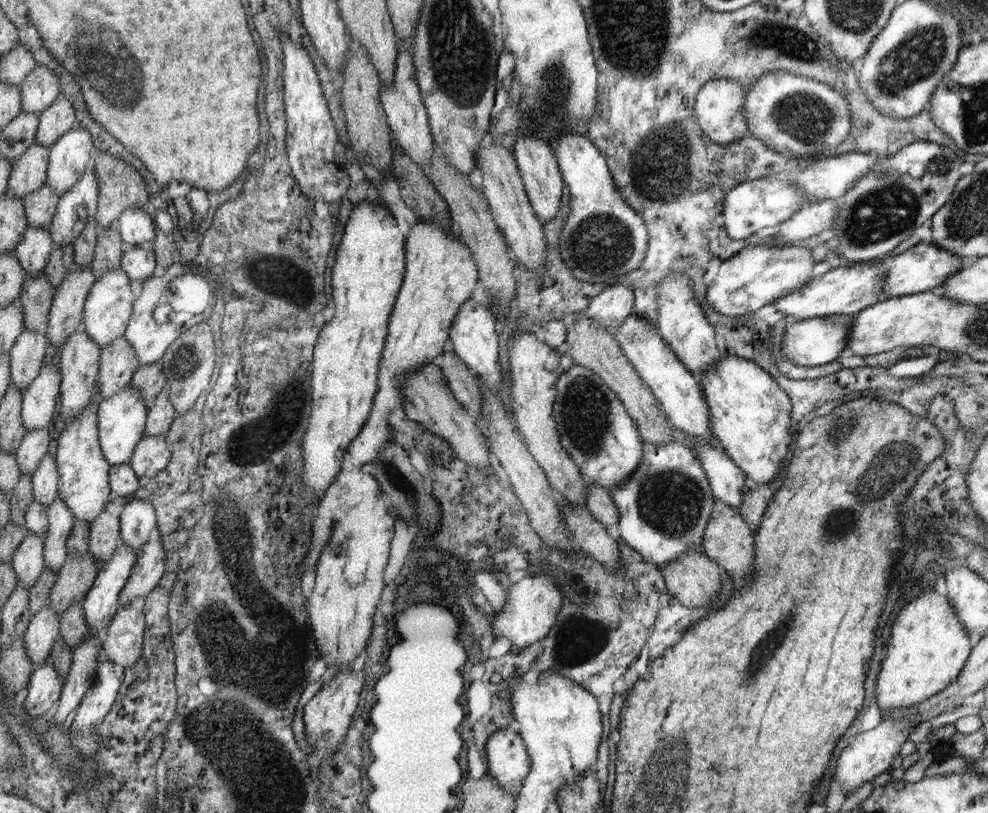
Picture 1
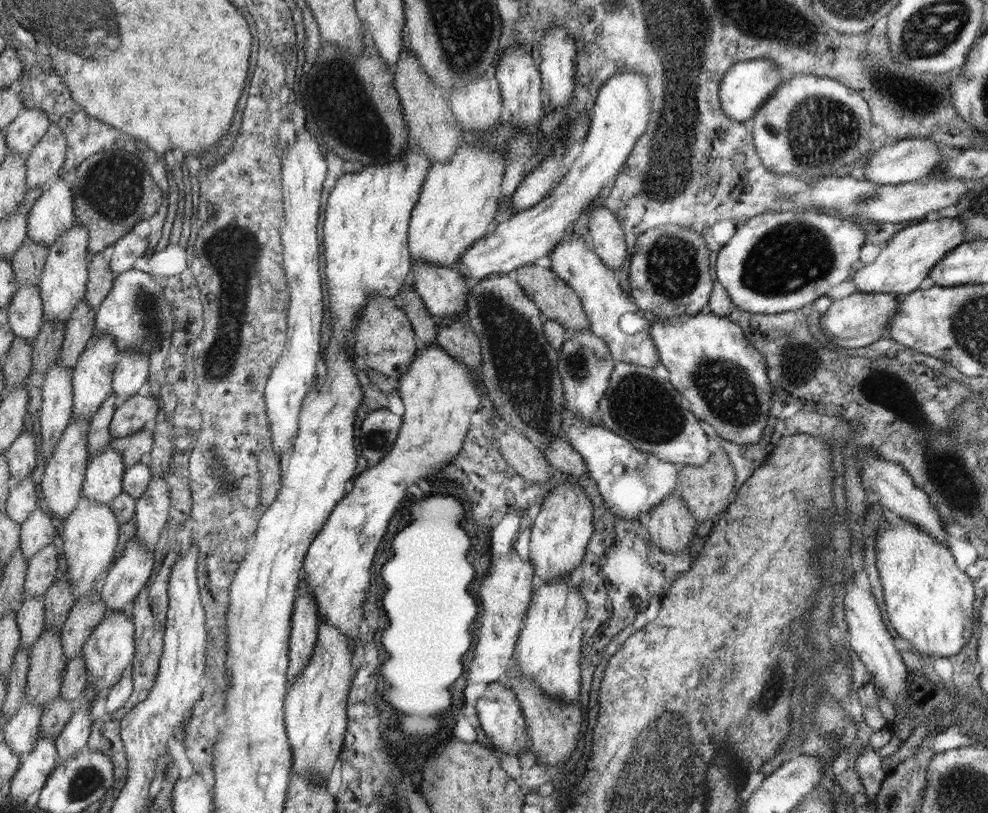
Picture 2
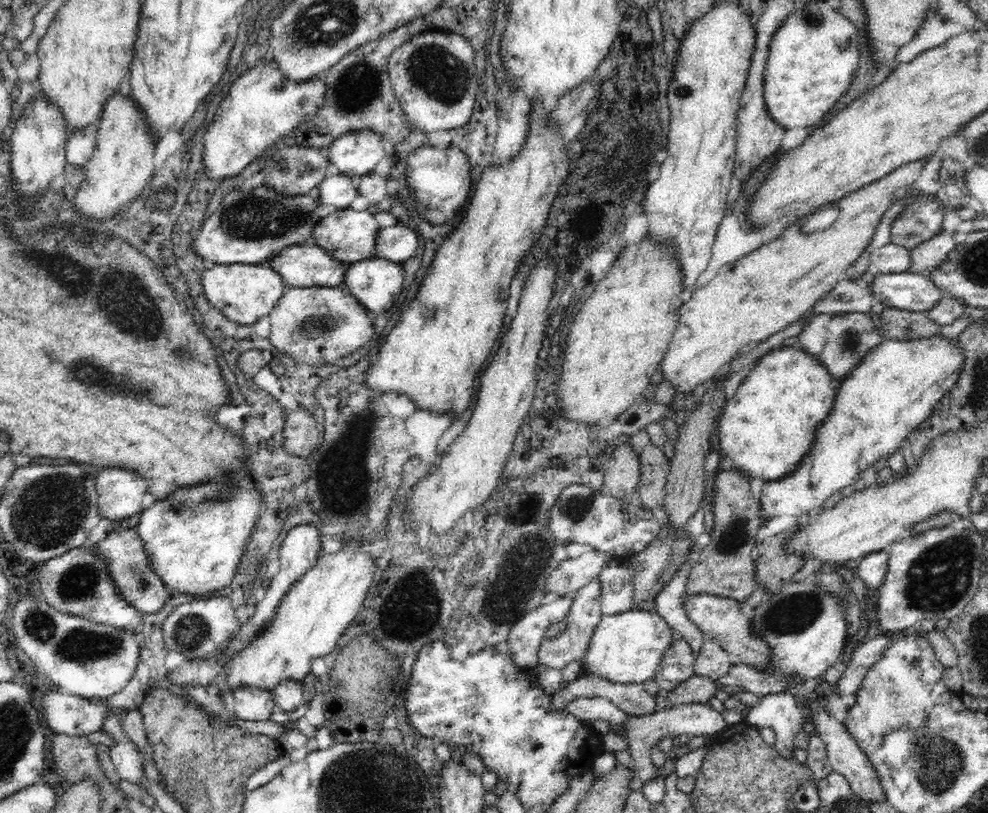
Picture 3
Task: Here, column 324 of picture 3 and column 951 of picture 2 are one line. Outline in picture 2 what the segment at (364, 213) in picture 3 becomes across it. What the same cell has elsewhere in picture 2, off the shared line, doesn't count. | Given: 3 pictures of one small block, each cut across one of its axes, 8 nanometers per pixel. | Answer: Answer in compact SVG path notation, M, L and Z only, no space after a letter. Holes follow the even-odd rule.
M940 217L938 220L918 220L911 222L904 230L899 230L888 241L877 259L862 265L854 273L857 291L863 293L892 293L898 296L918 290L929 272L950 252L964 242L968 242L966 225L958 217Z

